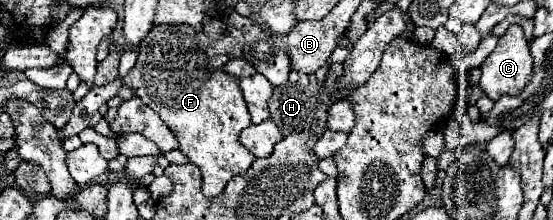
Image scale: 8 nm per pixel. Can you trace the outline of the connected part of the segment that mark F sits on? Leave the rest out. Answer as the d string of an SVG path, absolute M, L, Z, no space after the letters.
M205 18L203 30L197 32L189 26L155 26L139 46L139 58L133 70L123 80L113 80L105 86L93 86L83 100L77 102L71 120L59 132L61 138L79 134L89 126L91 116L117 94L121 84L129 84L133 92L151 106L161 120L173 130L179 140L181 152L189 162L197 164L203 172L203 194L217 198L227 182L245 174L255 156L239 144L239 134L251 126L251 116L243 100L239 80L223 72L223 64L239 58L243 48L243 34L229 26L225 18Z

